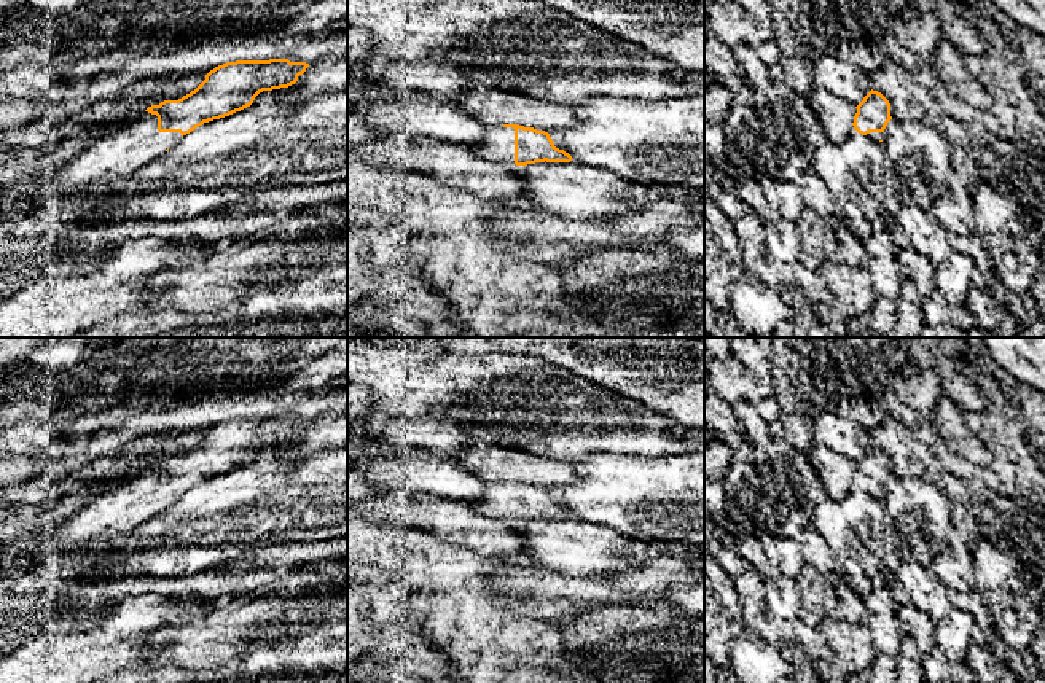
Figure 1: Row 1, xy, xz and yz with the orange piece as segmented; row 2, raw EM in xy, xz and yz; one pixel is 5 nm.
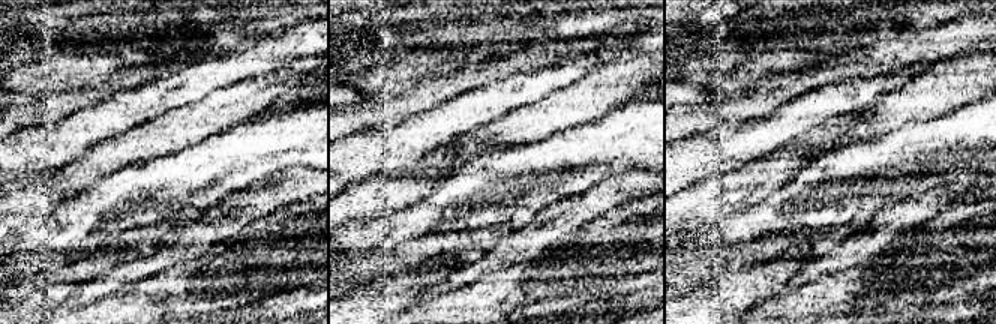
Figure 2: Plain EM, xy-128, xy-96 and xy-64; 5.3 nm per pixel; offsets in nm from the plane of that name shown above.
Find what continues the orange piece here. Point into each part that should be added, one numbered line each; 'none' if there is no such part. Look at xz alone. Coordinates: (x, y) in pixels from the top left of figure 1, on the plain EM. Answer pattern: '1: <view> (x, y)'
1: xz (497, 502)

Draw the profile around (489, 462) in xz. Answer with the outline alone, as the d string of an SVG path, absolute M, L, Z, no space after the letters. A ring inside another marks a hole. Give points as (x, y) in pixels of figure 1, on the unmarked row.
M481 441L452 449L448 455L487 482L519 481L545 489L559 489L578 481L569 462Z

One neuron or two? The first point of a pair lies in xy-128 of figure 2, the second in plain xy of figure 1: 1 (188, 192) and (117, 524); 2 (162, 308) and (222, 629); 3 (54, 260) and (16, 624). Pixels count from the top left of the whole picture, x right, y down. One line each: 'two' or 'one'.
1: two
2: one
3: two

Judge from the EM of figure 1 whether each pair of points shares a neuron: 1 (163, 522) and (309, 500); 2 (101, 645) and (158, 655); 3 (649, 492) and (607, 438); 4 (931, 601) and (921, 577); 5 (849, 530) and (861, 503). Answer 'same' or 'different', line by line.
1: same
2: different
3: different
4: same
5: same

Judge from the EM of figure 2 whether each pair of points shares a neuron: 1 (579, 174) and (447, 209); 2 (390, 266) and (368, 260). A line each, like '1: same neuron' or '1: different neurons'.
1: same neuron
2: different neurons

